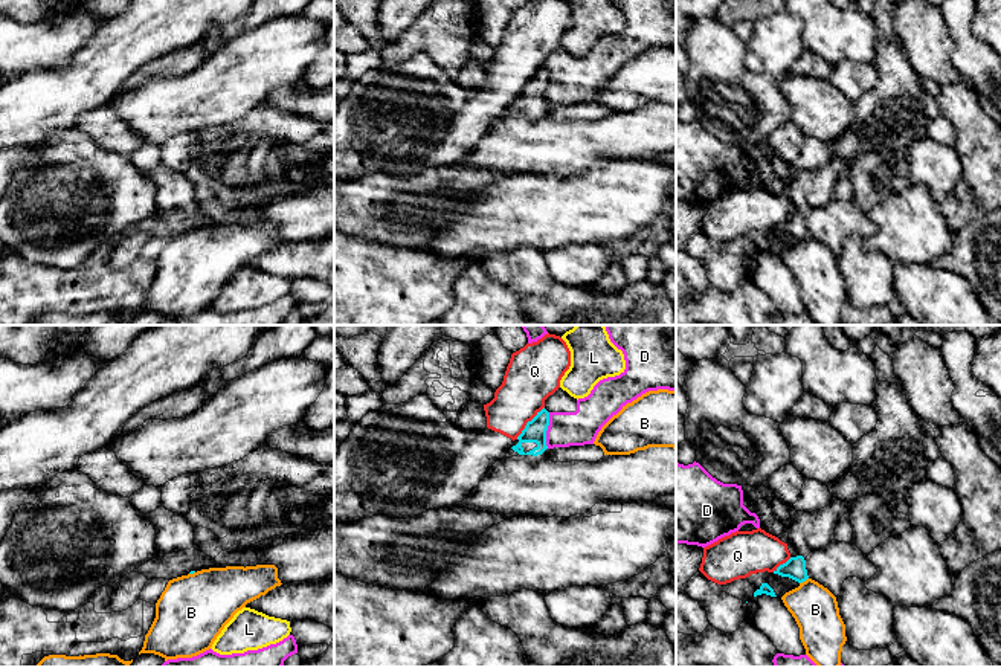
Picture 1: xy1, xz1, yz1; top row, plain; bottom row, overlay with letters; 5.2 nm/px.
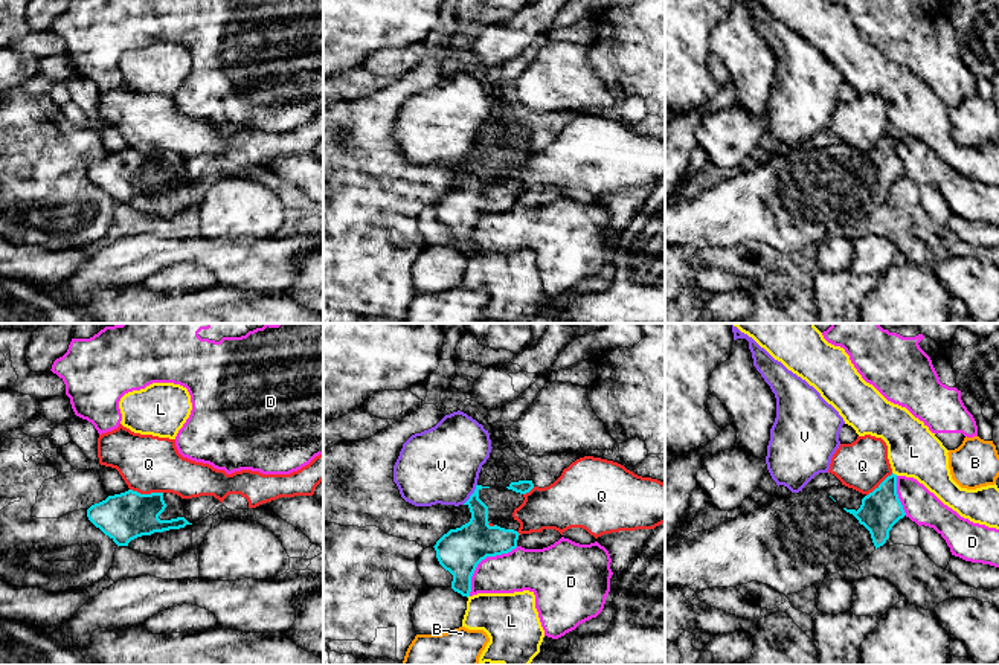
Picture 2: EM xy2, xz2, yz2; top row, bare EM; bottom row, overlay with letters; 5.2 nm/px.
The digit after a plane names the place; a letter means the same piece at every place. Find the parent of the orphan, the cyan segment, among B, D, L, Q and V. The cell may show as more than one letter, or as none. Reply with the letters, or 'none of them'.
none of them

